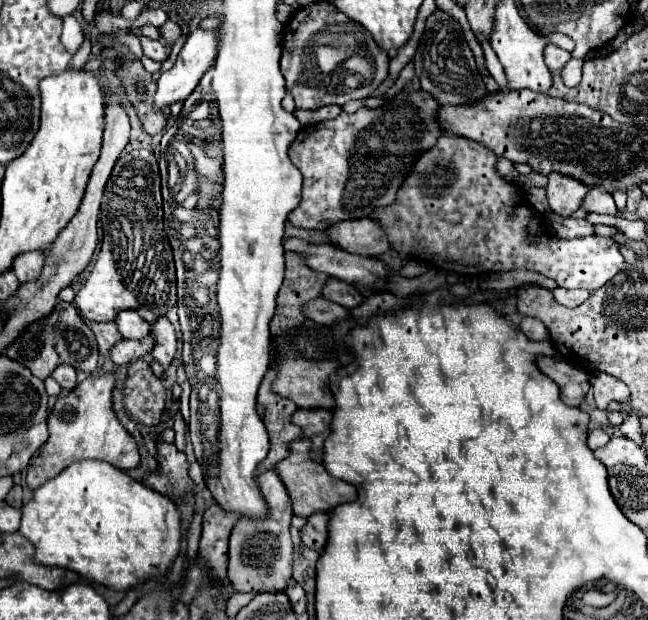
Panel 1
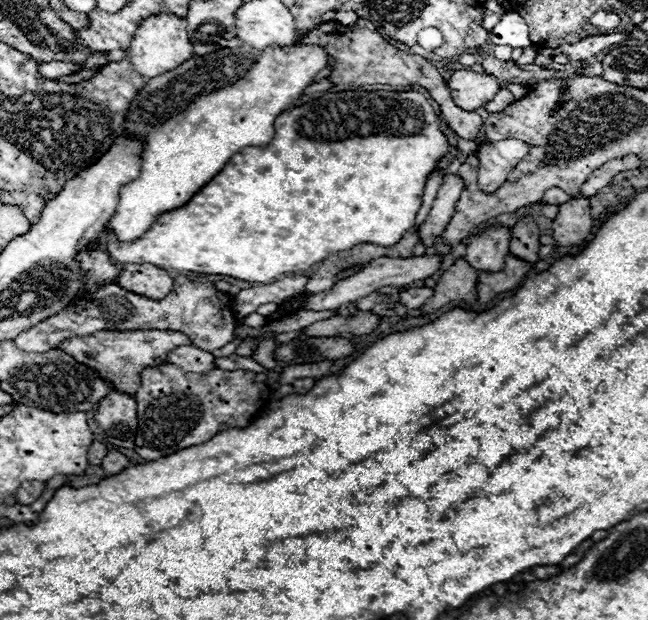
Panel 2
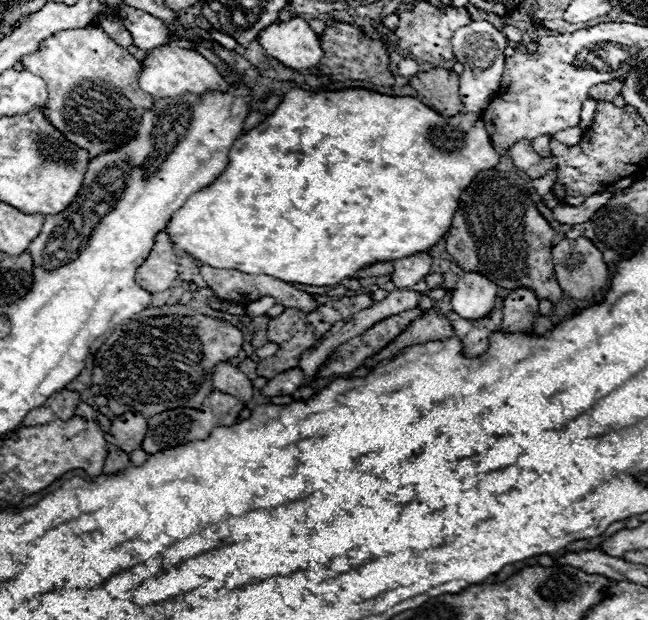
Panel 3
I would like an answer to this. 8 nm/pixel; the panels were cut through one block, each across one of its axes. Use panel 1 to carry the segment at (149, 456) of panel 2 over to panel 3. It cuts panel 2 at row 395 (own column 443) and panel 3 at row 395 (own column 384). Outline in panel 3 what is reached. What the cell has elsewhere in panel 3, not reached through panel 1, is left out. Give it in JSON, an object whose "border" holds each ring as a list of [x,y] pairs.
{"border":[[[214,390],[206,396],[202,408],[198,408],[198,410],[196,408],[174,408],[172,412],[162,412],[160,416],[152,416],[152,420],[148,420],[148,432],[144,436],[142,450],[146,454],[154,454],[154,452],[162,452],[168,448],[184,446],[192,440],[204,440],[204,438],[208,438],[212,428],[236,424],[242,408],[244,408],[244,402],[238,400],[236,396],[228,396],[220,390]]]}

